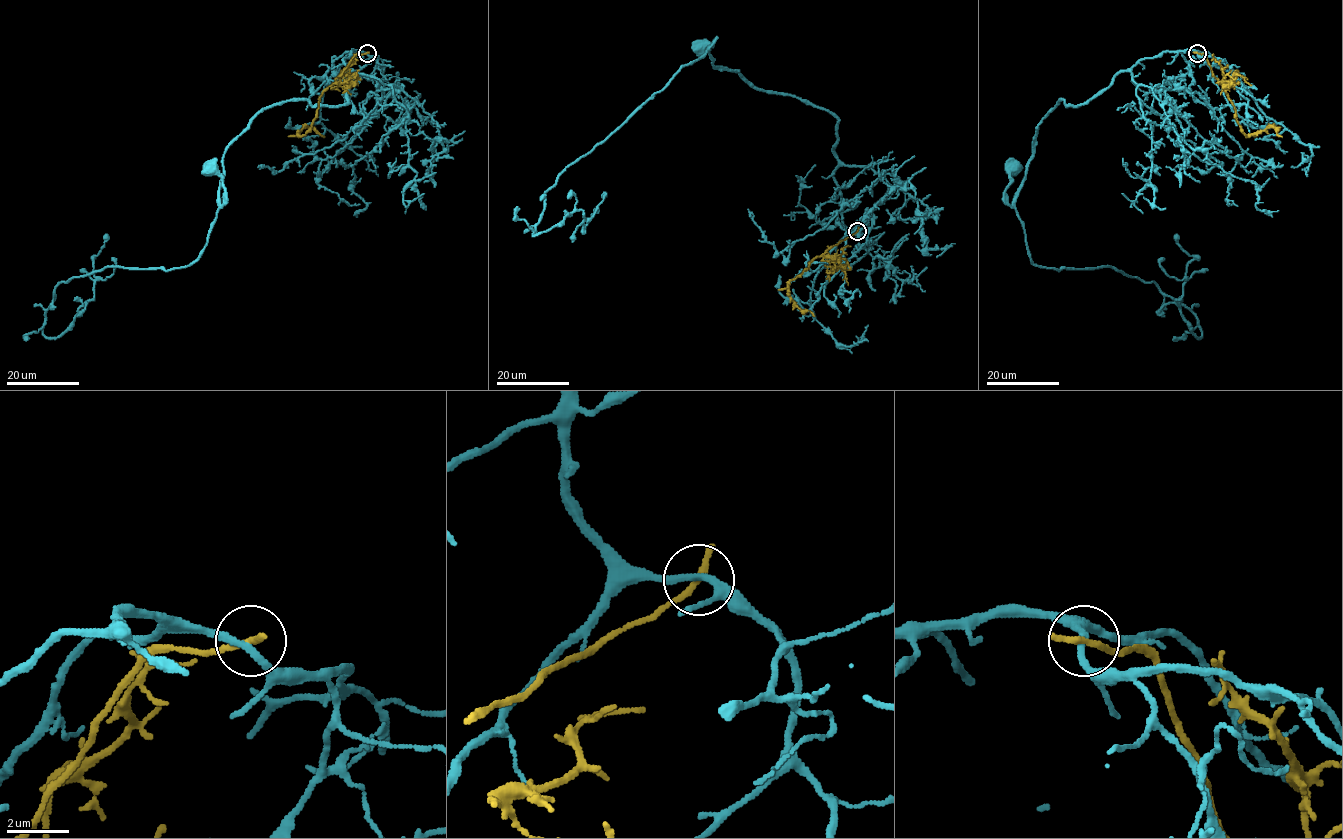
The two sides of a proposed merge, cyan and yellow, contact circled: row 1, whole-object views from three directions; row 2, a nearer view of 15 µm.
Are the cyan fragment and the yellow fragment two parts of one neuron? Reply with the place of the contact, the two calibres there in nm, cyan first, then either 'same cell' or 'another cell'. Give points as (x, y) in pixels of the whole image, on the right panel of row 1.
(1197, 53) | 240/280 nm | another cell

